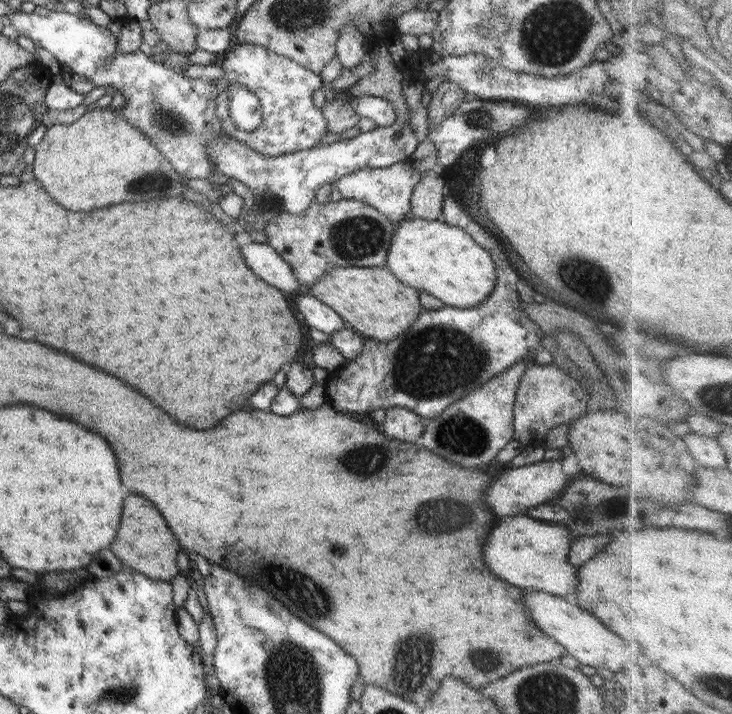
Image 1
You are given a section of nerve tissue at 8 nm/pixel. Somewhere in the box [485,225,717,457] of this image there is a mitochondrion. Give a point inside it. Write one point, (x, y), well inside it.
(582, 276)

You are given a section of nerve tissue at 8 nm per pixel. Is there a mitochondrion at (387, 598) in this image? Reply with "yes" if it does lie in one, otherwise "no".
no

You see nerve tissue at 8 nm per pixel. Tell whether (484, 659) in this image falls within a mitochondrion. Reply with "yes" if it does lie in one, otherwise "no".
yes

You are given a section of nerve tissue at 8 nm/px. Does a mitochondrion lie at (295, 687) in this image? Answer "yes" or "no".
yes

